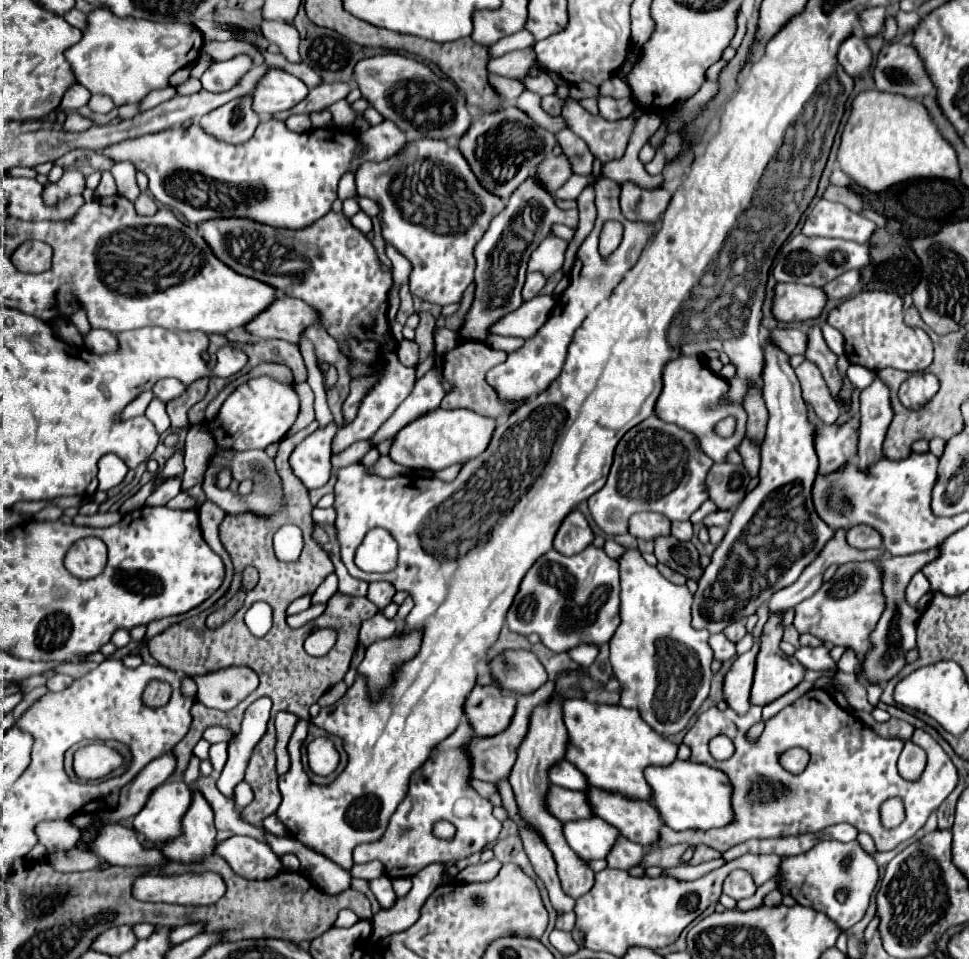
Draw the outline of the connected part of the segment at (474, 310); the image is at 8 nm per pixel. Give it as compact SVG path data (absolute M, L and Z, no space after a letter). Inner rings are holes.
M531 176L511 194L507 200L507 206L503 212L499 212L493 220L485 236L475 248L475 302L467 314L467 320L463 328L459 330L463 338L467 340L485 340L487 328L499 320L501 316L517 310L523 304L521 288L525 284L525 272L527 272L527 260L531 252L551 234L553 224L565 224L565 226L577 226L579 216L577 212L561 210L555 204L555 198L547 188L539 188Z

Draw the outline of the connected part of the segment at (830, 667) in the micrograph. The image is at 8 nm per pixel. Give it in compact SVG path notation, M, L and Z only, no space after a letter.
M825 646L819 648L799 648L795 652L795 658L809 670L817 670L817 672L837 672L837 662L831 658L829 650Z

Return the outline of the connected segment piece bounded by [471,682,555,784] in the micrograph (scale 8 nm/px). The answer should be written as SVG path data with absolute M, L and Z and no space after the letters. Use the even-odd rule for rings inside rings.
M547 682L545 686L541 686L539 690L535 690L533 694L529 696L519 696L517 700L517 710L515 710L515 718L511 722L511 728L503 734L497 734L493 738L481 738L481 740L475 740L471 744L471 758L473 758L473 776L477 780L485 780L485 782L493 782L497 784L499 780L507 780L509 774L511 774L511 768L517 760L517 750L519 750L519 744L523 742L523 736L527 736L527 728L529 728L529 720L531 720L531 712L535 710L535 706L543 704L549 700L549 696L553 694L555 690L555 684L553 682Z

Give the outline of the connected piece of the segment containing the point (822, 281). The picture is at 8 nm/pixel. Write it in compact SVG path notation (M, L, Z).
M791 236L779 250L775 264L773 264L773 276L777 282L795 282L795 284L807 284L807 286L825 286L835 276L841 276L849 270L861 270L867 264L871 264L869 244L855 244L849 240L835 240L835 238L811 238L811 236Z

